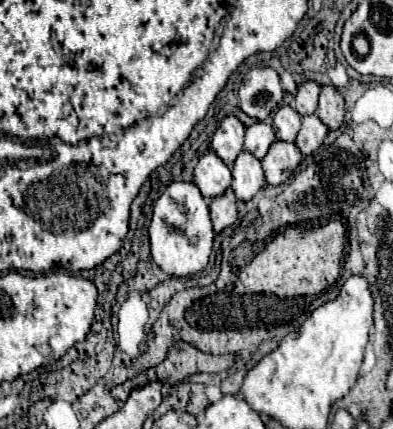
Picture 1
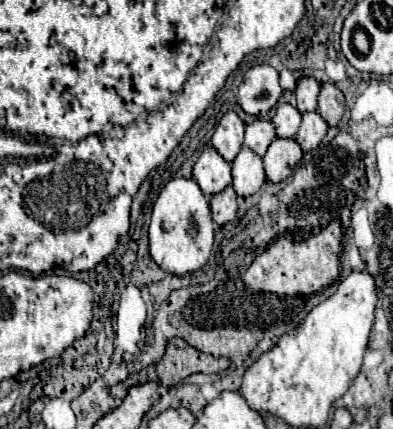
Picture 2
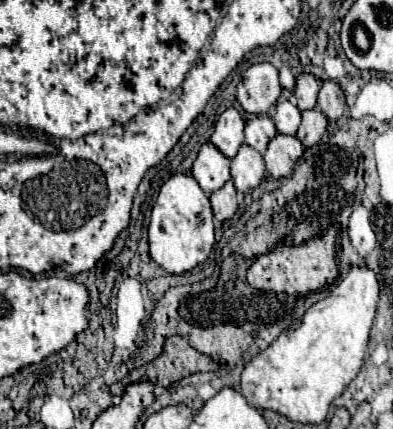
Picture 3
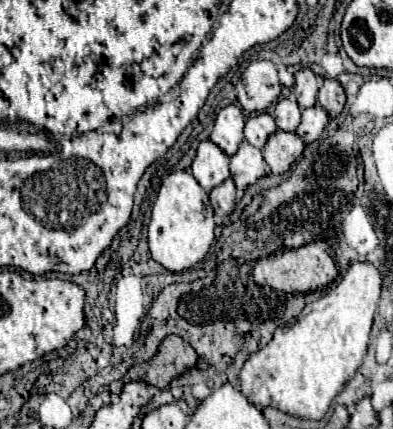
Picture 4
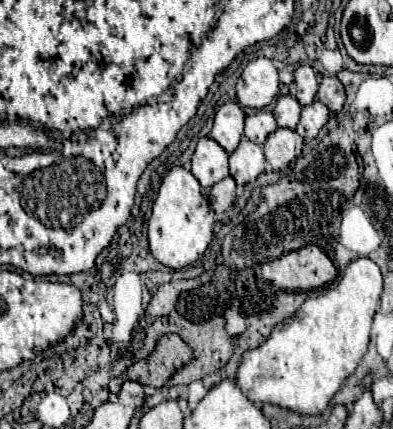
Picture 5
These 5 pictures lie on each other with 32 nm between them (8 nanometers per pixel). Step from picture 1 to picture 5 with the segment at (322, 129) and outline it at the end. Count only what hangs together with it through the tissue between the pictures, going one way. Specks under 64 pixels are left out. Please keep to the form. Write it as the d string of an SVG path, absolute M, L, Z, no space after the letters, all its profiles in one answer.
M314 100L312 104L302 108L302 116L296 126L296 132L300 132L300 136L306 142L312 140L312 138L316 138L320 128L328 122L328 116L330 116L330 110L320 100Z

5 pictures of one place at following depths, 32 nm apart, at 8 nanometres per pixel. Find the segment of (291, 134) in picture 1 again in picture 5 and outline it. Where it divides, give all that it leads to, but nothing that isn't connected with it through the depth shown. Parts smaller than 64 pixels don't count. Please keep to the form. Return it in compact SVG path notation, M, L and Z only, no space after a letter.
M292 94L280 96L276 100L276 106L274 106L274 116L276 116L278 126L296 128L298 118L300 118L300 104L298 104L298 100Z

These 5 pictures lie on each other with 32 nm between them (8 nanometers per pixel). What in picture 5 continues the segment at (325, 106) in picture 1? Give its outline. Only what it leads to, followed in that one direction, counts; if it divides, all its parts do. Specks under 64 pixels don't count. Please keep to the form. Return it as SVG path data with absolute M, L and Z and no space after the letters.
M320 76L320 88L318 88L318 100L324 102L330 112L340 112L346 100L346 92L342 82L336 76Z

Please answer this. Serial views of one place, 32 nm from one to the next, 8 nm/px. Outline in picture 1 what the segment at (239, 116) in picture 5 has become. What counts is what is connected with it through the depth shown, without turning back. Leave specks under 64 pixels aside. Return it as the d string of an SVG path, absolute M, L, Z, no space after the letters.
M230 114L220 122L218 130L214 132L210 148L228 166L232 166L236 156L242 152L242 144L244 144L244 124L234 114Z

